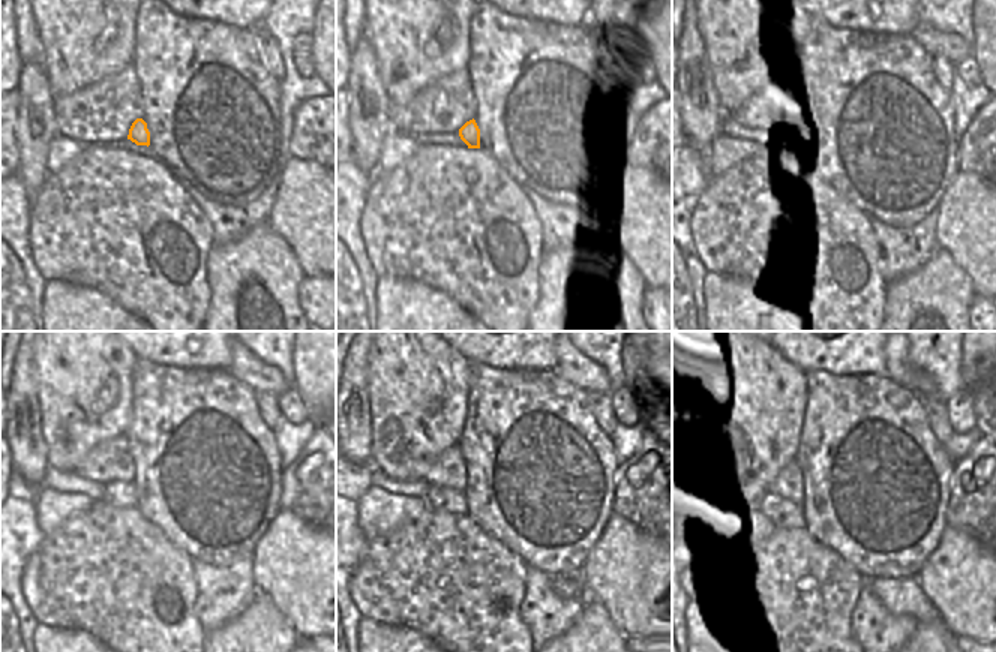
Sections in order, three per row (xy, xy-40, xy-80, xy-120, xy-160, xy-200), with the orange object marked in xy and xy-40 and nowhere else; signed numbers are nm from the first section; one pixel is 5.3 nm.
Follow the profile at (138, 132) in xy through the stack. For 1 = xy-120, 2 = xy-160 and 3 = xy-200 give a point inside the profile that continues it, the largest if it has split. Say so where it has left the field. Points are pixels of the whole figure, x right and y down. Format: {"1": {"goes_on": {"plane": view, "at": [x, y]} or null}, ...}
{"1": {"goes_on": {"plane": "xy-120", "at": [119, 493]}}, "2": {"goes_on": {"plane": "xy-160", "at": [453, 501]}}, "3": {"goes_on": {"plane": "xy-200", "at": [782, 511]}}}

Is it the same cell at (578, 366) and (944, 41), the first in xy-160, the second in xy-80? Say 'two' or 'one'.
one

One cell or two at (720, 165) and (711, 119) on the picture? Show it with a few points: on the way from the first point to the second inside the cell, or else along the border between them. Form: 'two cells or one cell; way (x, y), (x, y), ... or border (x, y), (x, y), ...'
two cells; border (722, 132), (714, 138), (708, 150), (707, 171)

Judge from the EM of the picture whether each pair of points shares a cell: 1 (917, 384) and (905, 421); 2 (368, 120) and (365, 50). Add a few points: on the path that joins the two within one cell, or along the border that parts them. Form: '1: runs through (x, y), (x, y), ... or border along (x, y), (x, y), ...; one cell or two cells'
1: border along (885, 373), (923, 397); two cells
2: runs through (368, 102), (365, 68); one cell

